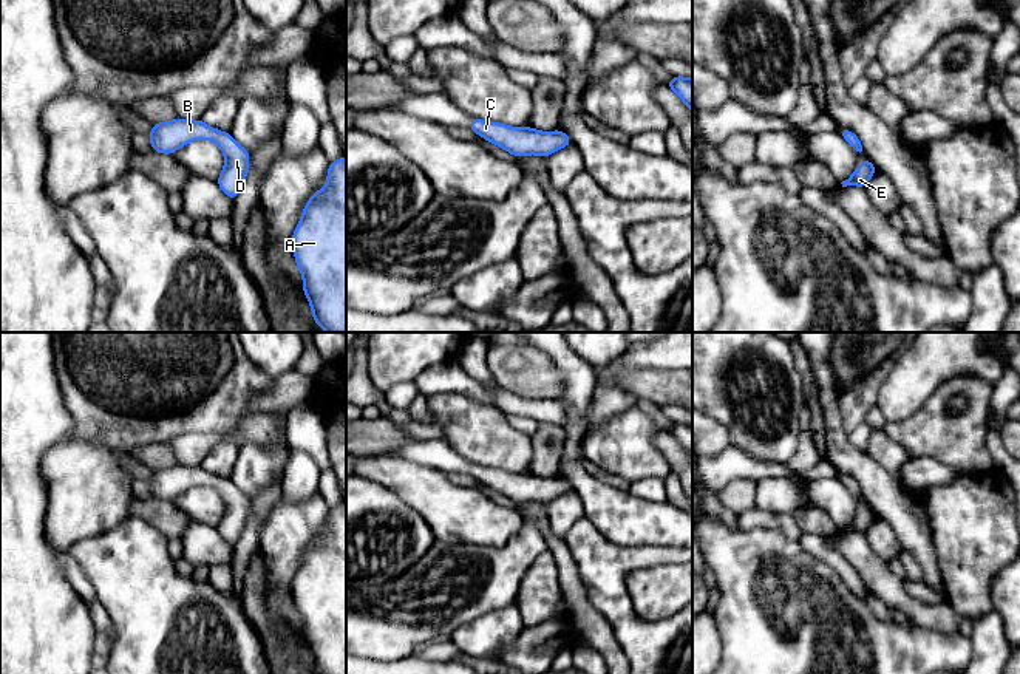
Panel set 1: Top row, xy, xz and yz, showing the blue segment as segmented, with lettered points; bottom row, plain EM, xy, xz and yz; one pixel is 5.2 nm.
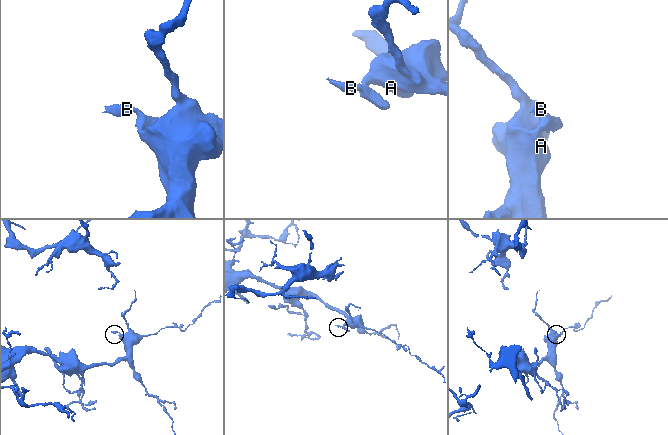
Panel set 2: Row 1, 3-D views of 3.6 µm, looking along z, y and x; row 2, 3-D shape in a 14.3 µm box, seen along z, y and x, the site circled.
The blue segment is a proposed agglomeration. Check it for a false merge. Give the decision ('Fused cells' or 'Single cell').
Single cell

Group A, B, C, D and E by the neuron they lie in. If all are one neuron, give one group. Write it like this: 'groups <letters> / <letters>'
groups A B C D E

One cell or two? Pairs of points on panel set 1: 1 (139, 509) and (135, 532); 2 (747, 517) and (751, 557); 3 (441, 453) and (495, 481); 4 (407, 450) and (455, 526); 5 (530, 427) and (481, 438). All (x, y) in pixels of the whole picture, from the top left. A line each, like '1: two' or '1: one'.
1: two
2: two
3: one
4: two
5: two

